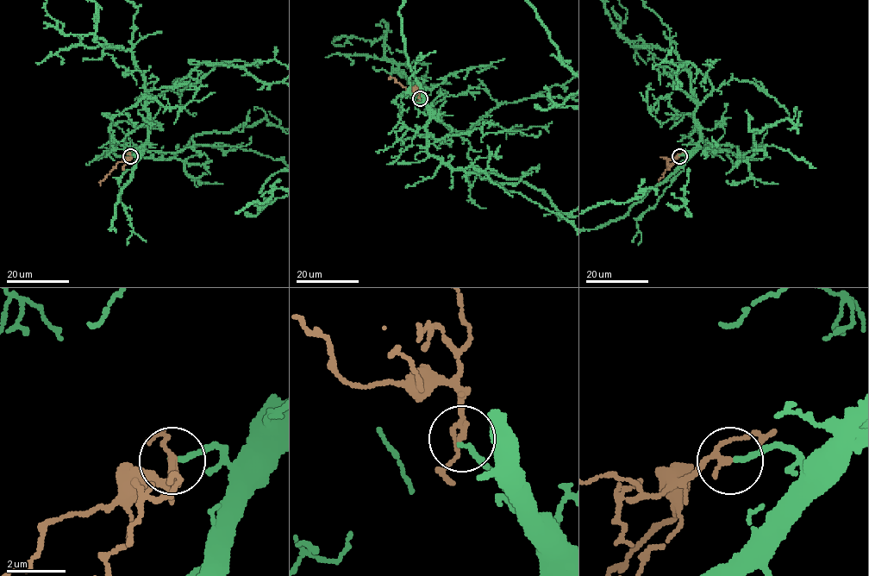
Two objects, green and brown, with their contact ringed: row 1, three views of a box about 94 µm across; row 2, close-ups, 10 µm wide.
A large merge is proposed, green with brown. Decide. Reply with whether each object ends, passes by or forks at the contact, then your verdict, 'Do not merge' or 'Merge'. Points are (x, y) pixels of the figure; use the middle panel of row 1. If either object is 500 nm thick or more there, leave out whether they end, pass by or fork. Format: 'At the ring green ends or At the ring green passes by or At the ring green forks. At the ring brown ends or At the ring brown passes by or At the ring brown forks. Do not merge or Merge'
At the ring green ends. At the ring brown passes by. Merge

